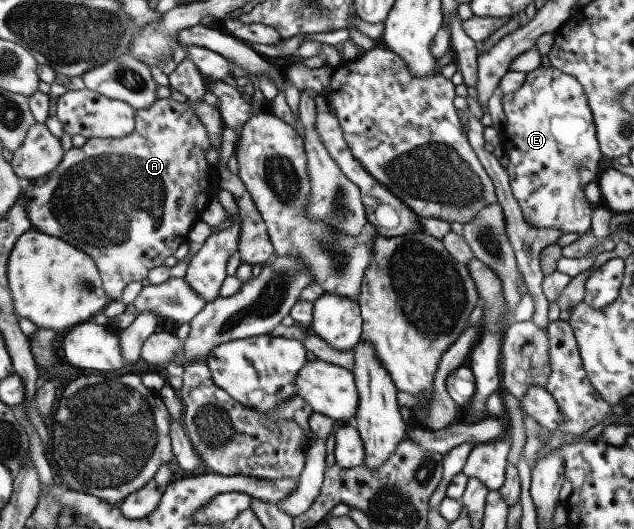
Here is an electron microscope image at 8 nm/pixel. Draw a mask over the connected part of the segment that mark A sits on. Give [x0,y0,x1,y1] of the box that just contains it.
[22,99,218,300]

